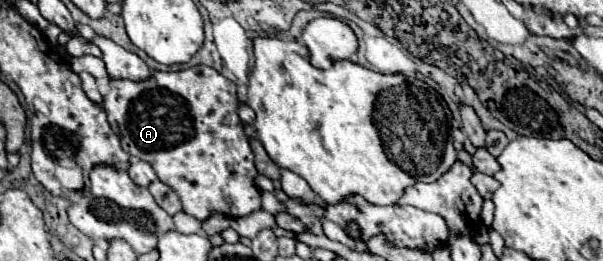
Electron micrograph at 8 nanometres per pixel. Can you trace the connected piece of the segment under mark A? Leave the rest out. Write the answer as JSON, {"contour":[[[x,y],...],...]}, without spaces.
{"contour":[[[193,66],[179,72],[153,72],[141,82],[111,80],[109,86],[111,90],[103,100],[103,110],[111,128],[119,134],[121,148],[153,166],[157,178],[177,192],[185,214],[203,222],[213,212],[239,218],[261,210],[261,194],[253,182],[257,176],[253,152],[239,118],[237,86],[229,78],[211,66]]]}

